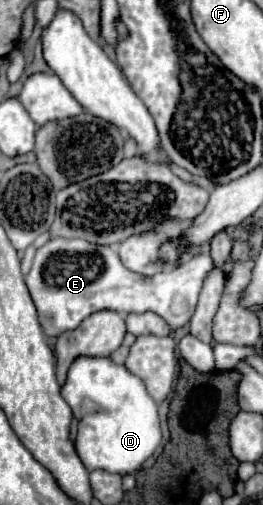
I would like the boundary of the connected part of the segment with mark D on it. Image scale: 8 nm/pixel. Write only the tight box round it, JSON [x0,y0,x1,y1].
[62,358,160,474]

